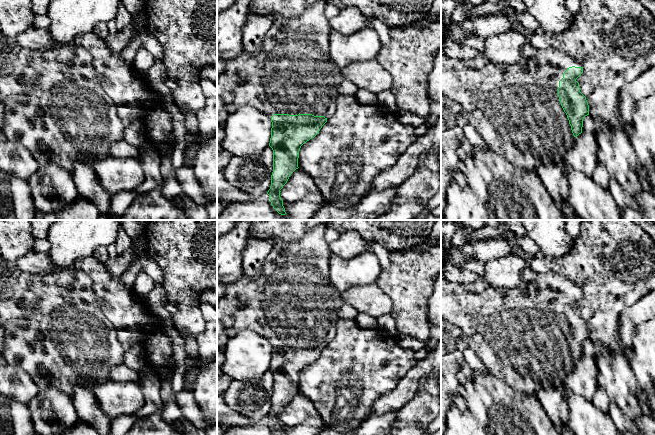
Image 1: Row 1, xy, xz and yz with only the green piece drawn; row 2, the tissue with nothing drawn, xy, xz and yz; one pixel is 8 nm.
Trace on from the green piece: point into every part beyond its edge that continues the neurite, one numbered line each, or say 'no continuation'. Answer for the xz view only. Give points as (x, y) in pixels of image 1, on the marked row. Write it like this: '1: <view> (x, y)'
1: xz (293, 73)

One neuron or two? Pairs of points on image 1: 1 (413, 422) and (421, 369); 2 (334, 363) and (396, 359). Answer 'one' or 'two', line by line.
1: two
2: one

